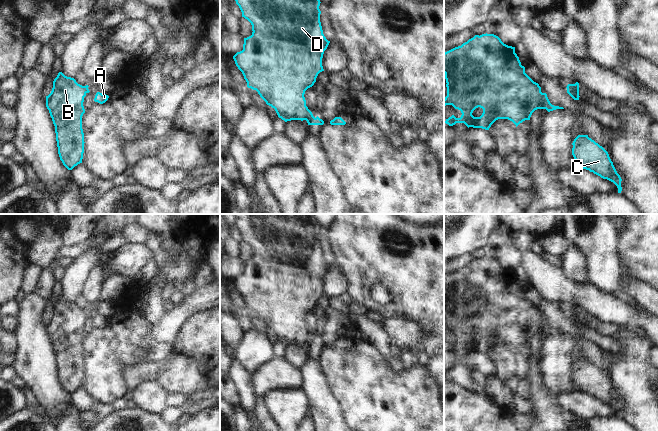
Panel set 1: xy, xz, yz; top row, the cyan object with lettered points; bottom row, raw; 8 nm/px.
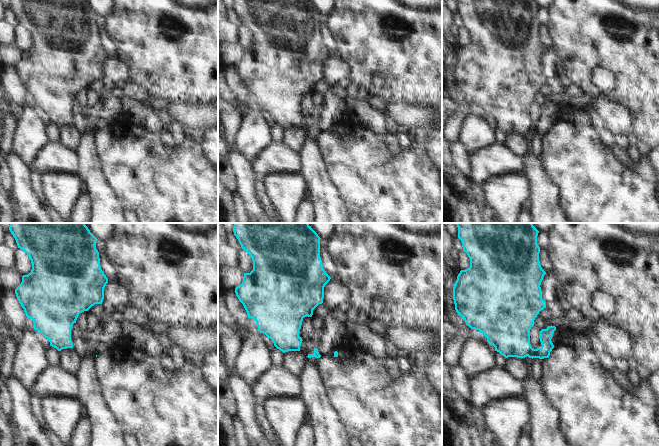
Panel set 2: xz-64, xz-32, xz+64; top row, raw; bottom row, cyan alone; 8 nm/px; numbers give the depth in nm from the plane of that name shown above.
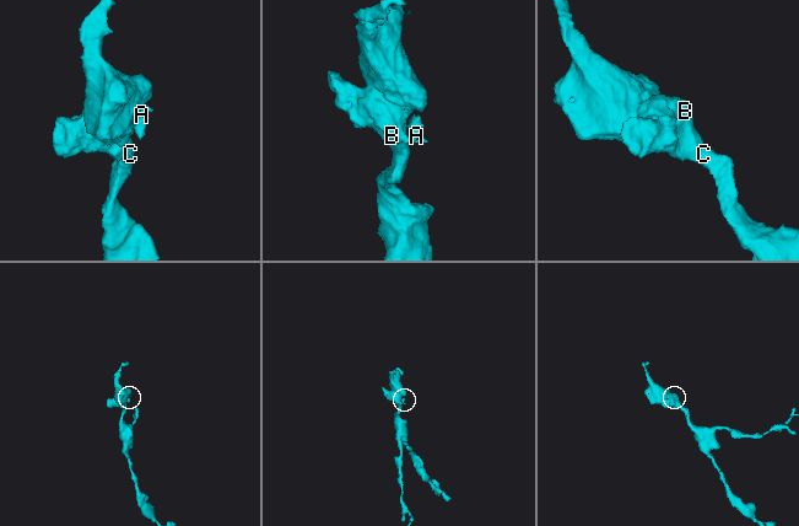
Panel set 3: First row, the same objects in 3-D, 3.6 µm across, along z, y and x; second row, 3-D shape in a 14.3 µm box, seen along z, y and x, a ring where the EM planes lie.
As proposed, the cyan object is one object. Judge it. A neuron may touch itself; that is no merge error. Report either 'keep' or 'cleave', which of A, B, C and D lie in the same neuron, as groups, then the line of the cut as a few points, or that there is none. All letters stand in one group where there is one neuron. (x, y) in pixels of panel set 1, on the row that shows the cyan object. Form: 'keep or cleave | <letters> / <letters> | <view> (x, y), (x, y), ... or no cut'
cleave | A / B C D | xz (311, 112), (305, 119)

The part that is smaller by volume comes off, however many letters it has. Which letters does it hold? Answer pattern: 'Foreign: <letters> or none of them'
Foreign: A

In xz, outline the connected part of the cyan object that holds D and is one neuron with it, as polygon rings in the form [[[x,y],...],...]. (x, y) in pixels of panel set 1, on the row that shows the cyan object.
[[[235,0],[242,17],[252,25],[252,35],[244,38],[243,50],[233,59],[247,82],[247,87],[256,90],[267,105],[275,109],[285,122],[306,120],[312,113],[306,106],[305,91],[316,82],[318,74],[324,71],[322,58],[330,41],[323,34],[319,9],[320,0]]]

